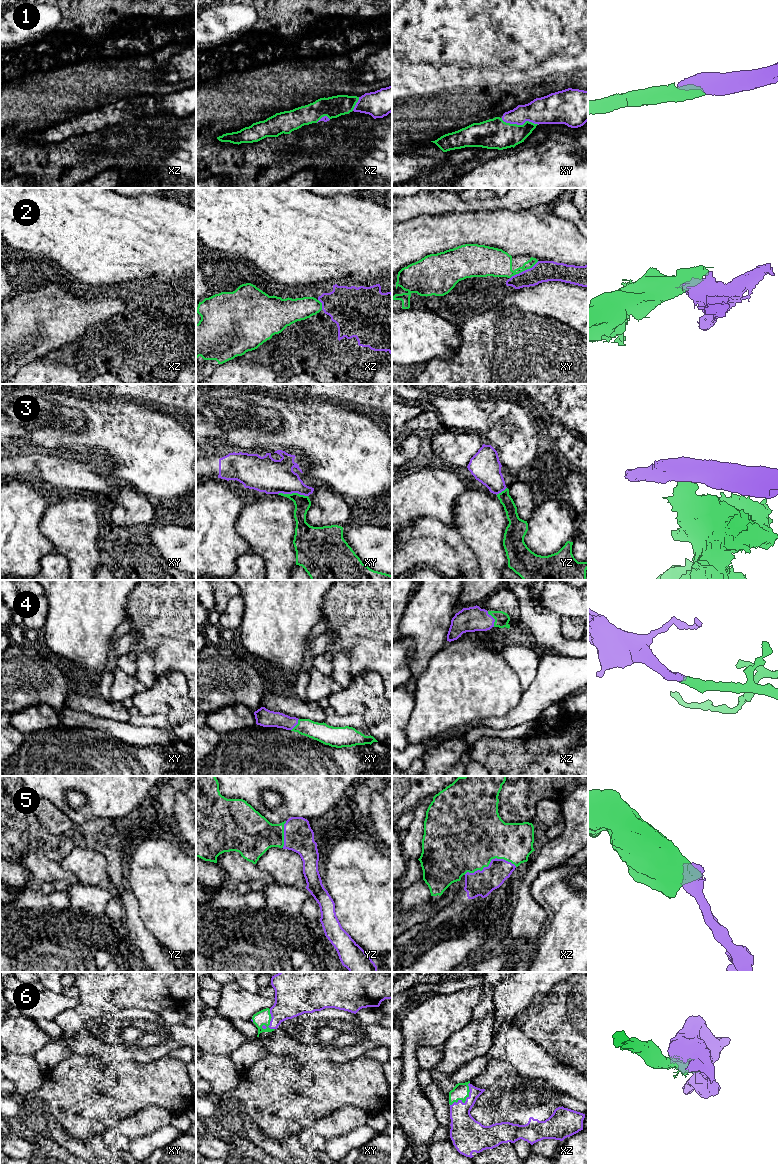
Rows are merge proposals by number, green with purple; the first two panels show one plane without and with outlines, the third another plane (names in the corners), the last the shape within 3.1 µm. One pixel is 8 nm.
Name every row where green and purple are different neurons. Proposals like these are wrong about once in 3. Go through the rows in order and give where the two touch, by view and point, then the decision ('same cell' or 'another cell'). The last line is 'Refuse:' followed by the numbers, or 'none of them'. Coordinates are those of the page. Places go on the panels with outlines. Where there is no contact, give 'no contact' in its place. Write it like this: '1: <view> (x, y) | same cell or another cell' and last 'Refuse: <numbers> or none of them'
1: xy (520, 125) | same cell
2: xy (524, 270) | another cell
3: xy (293, 493) | another cell
4: xz (494, 618) | same cell
5: xz (490, 861) | same cell
6: xz (465, 1099) | same cell
Refuse: 2, 3

